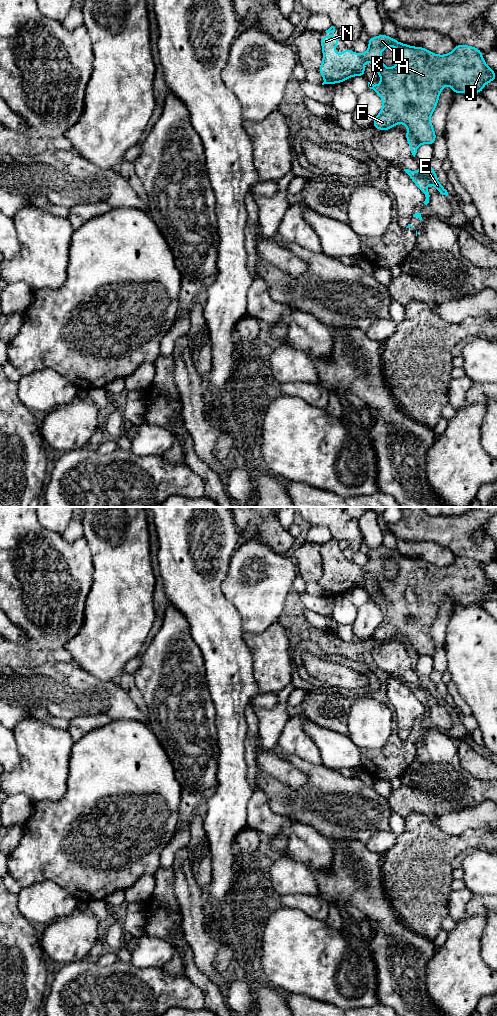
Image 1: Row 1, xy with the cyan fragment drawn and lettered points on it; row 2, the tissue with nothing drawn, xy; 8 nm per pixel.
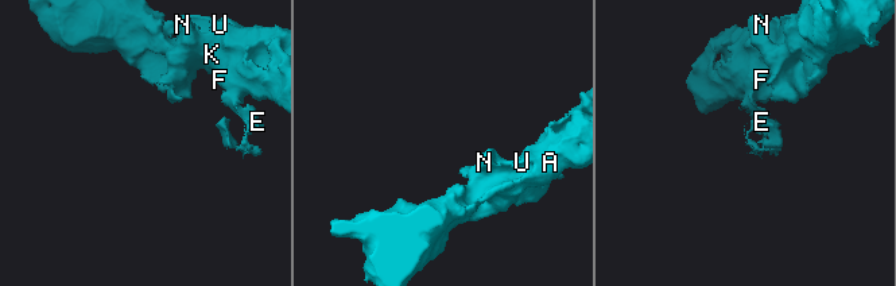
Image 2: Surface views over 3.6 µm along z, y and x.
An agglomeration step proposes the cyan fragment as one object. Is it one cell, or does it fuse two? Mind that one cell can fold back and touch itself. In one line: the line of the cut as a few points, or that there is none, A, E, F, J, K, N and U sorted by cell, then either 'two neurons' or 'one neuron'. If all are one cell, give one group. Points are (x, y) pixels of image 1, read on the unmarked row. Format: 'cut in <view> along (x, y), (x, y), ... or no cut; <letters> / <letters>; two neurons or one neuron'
cut in xy along (409, 642), (419, 655); A F J K N U / E; two neurons

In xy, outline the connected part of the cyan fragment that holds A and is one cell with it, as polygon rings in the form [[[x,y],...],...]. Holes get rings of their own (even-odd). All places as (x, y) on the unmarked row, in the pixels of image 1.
[[[385,546],[370,549],[369,560],[364,566],[356,566],[344,561],[339,568],[335,559],[340,549],[320,549],[323,563],[323,574],[318,583],[324,589],[322,597],[342,595],[352,588],[364,588],[364,575],[370,573],[380,587],[381,596],[368,594],[368,599],[381,609],[383,620],[374,631],[372,638],[383,643],[394,639],[397,635],[406,637],[419,656],[433,657],[436,646],[430,629],[438,616],[439,606],[445,597],[450,597],[455,605],[482,605],[486,595],[496,592],[496,583],[492,583],[482,569],[482,563],[468,557],[455,557],[454,562],[446,567],[437,567],[422,559],[413,559],[399,555]],[[394,558],[398,564],[398,575],[387,580],[383,577],[381,564]]]

